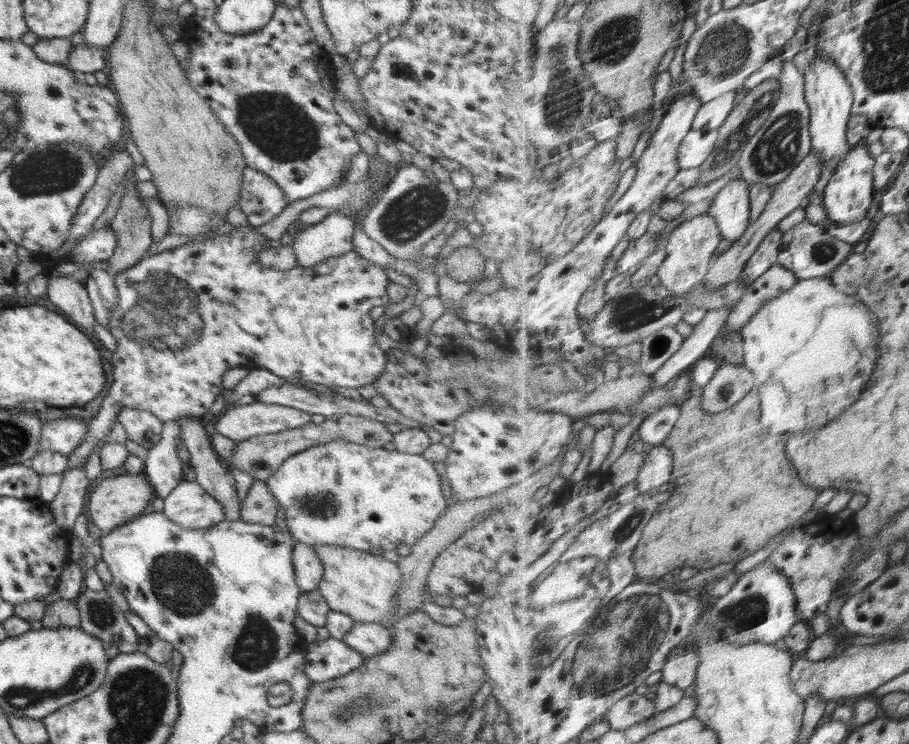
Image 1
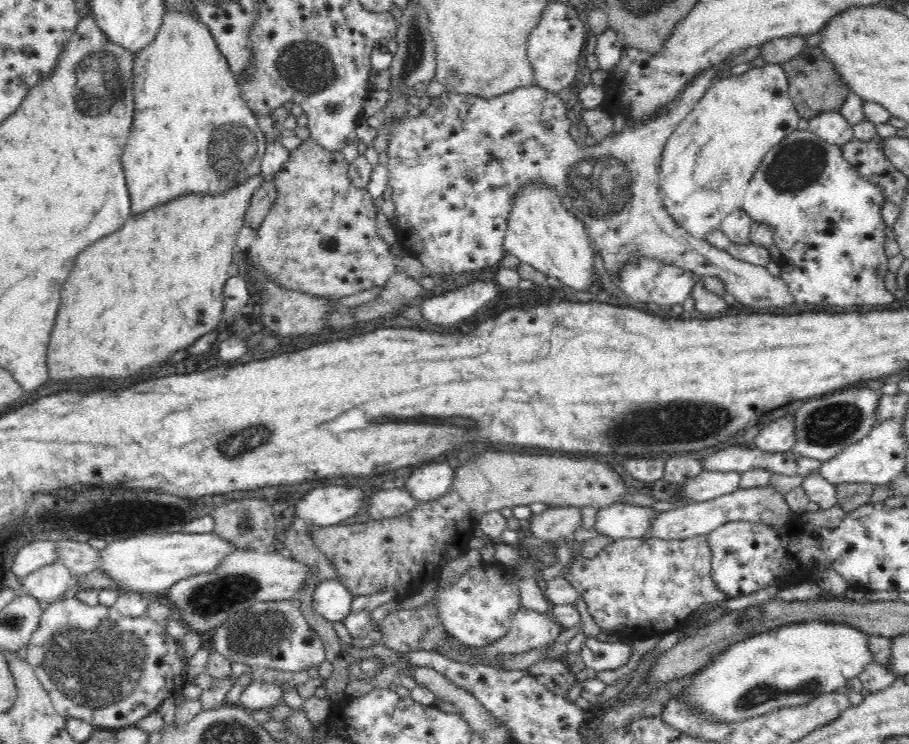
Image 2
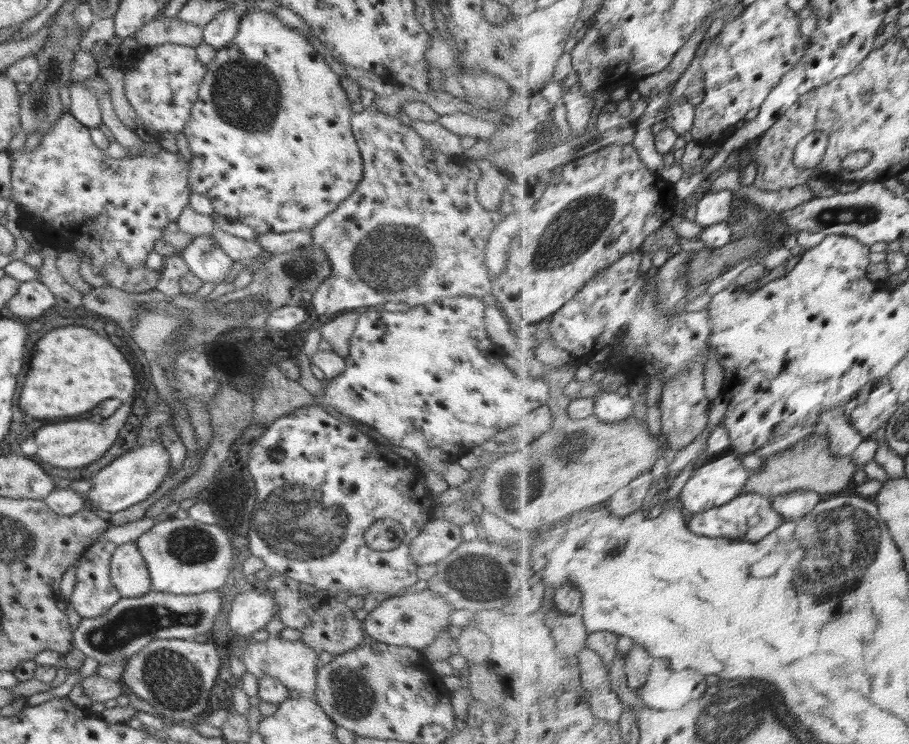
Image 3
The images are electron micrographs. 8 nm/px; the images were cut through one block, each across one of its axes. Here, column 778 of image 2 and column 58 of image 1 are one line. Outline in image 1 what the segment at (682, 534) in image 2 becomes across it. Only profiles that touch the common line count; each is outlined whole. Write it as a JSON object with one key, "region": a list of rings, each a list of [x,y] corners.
{"region":[[[84,466],[72,467],[63,472],[60,490],[48,504],[54,522],[60,528],[71,530],[76,518],[85,511],[86,492],[91,484],[86,477]]]}

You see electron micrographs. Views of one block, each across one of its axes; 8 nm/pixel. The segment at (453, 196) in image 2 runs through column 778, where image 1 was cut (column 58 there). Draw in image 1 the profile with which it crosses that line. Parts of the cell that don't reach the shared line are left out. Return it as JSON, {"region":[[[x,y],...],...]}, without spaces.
{"region":[[[52,276],[46,298],[78,328],[94,331],[95,314],[85,286],[73,276]]]}

